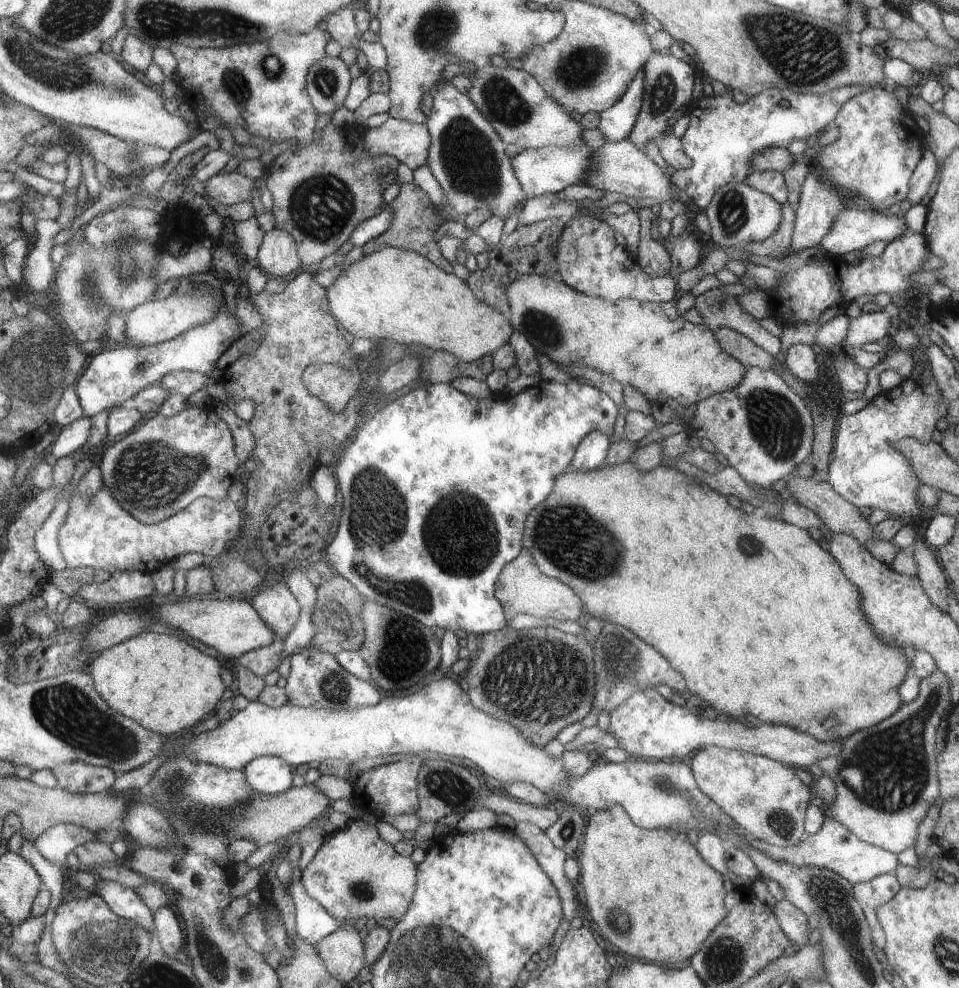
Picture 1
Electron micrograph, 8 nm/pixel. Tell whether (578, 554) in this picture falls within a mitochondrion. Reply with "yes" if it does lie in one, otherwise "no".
yes

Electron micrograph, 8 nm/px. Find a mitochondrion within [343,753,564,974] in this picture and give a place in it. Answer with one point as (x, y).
(446, 785)

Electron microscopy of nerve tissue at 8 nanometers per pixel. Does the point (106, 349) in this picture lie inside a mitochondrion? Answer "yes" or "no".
no

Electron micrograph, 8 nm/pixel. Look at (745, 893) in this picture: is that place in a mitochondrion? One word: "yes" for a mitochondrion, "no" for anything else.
no

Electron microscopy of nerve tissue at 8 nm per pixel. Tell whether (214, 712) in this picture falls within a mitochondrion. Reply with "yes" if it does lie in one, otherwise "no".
no

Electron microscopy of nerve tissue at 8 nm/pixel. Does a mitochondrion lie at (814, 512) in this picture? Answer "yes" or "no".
no

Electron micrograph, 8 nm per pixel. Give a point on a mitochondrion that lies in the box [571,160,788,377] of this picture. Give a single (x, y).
(731, 212)

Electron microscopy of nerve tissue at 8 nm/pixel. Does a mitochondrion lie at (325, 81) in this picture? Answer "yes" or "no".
yes

